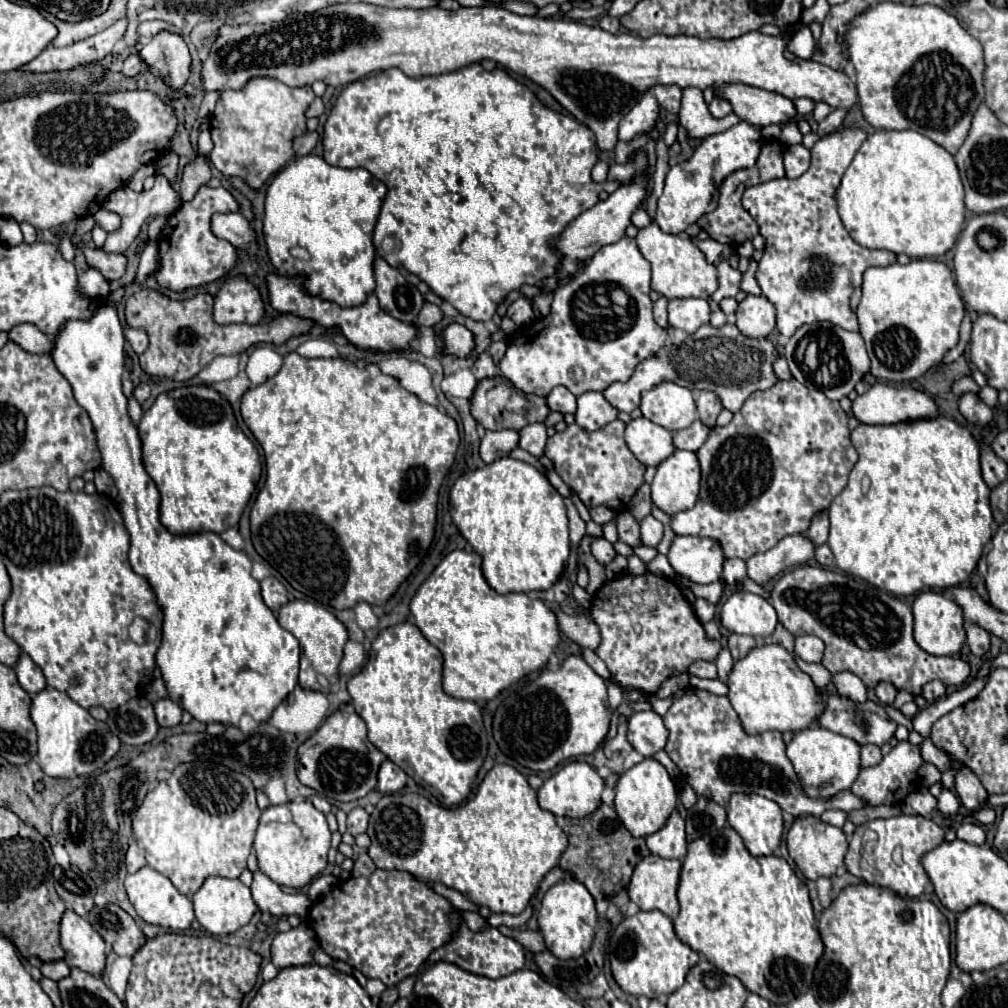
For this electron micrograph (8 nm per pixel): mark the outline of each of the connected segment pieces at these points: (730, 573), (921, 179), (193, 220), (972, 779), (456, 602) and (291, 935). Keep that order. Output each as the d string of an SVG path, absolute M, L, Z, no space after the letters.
M738 558L726 559L724 571L722 571L722 581L728 585L738 585L742 579L746 579L746 563Z
M874 131L868 135L842 175L842 183L836 189L836 203L846 231L852 233L858 245L906 253L912 259L944 255L956 243L964 223L964 191L954 157L918 131Z
M202 185L192 201L182 203L182 207L174 215L170 215L158 239L160 263L158 263L158 269L154 271L154 279L158 281L158 285L162 289L180 293L180 291L202 287L226 277L238 263L238 251L234 245L226 243L224 239L218 239L212 233L210 221L214 213L238 213L238 211L240 211L238 201L224 187L210 189Z
M962 767L956 775L956 791L958 797L962 801L962 805L970 811L976 811L978 807L982 807L986 803L986 789L982 787L980 779L974 775L974 771L970 771L968 767Z
M470 549L448 553L410 601L410 613L416 619L416 627L444 655L444 691L456 699L470 701L490 701L502 689L540 669L556 651L560 641L556 617L540 599L530 599L526 593L496 593L486 583L480 563L480 555Z
M298 925L288 933L278 933L272 941L272 963L278 969L292 965L312 963L312 953L318 947L318 939L308 925Z

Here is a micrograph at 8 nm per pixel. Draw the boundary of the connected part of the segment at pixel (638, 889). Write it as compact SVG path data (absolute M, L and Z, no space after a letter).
M658 855L644 857L632 875L628 895L642 911L662 911L666 917L678 915L678 883L680 883L680 859L664 859Z

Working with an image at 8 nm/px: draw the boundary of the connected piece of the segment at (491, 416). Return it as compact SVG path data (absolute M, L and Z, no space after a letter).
M494 377L494 379L484 379L476 385L474 389L474 395L470 399L470 411L472 411L472 417L484 427L484 429L490 429L490 431L498 431L498 429L514 429L514 431L520 431L522 427L530 425L530 423L542 423L550 409L546 407L546 399L538 397L536 403L534 403L534 397L518 391L508 379L504 377Z

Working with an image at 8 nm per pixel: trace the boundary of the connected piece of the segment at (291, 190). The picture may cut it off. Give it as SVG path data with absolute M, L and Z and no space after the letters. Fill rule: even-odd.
M304 155L280 169L266 189L264 204L264 240L268 257L278 273L306 273L306 291L322 299L334 301L340 307L358 307L366 301L366 295L374 291L374 245L372 229L380 213L380 205L386 195L386 185L372 177L366 169L342 169L328 165L318 155ZM294 249L306 249L308 259L296 257Z

